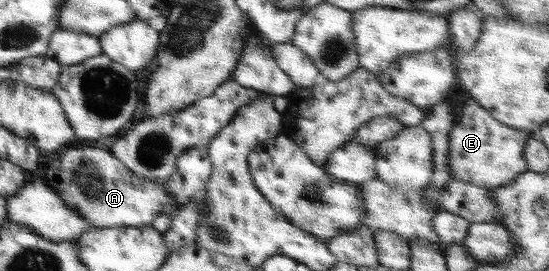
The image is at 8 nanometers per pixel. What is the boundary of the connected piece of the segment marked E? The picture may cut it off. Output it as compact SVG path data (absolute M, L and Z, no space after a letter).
M470 98L463 107L461 120L450 135L450 174L453 180L474 183L489 188L512 182L520 173L527 171L524 147L533 132L517 130L497 121L482 105Z

